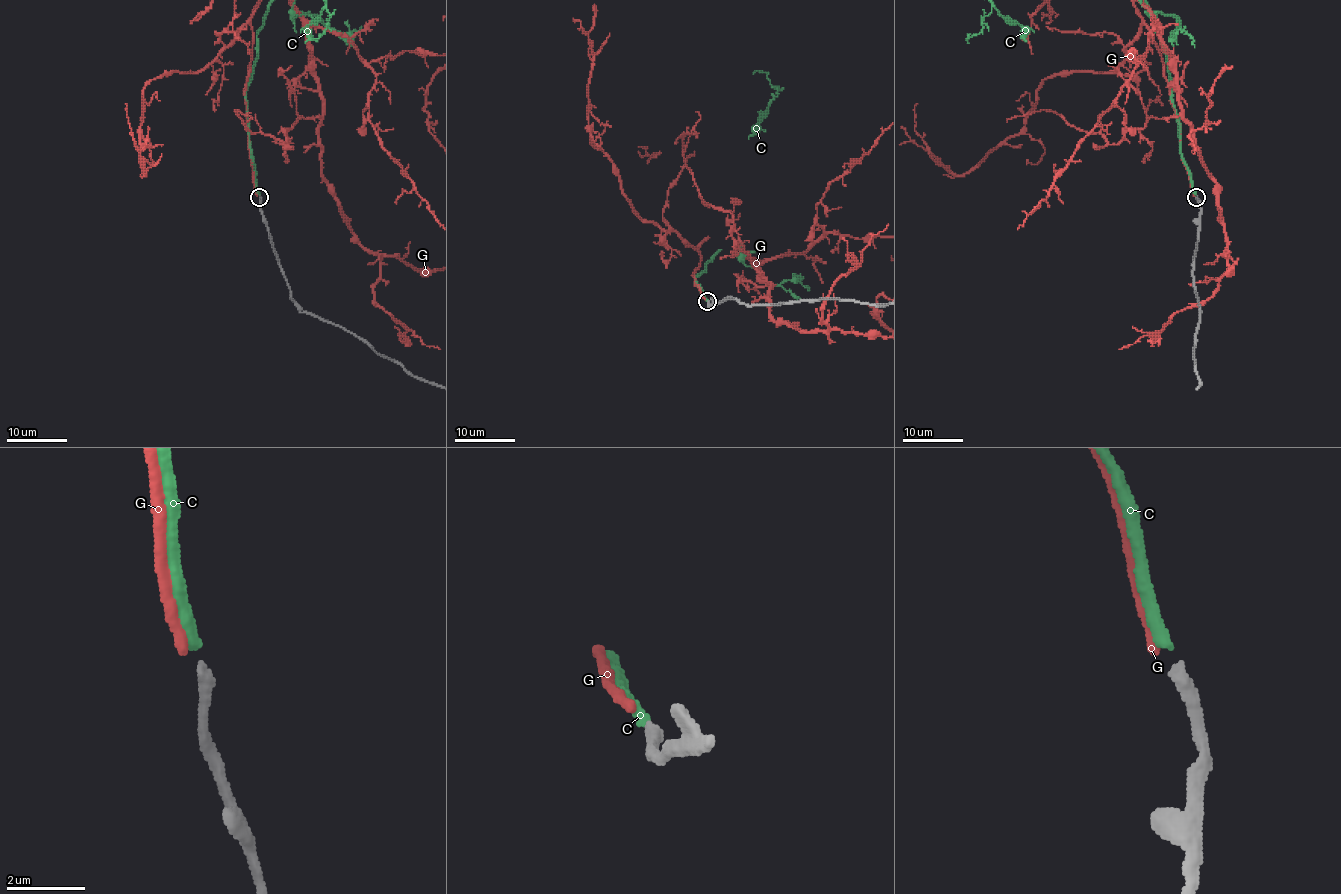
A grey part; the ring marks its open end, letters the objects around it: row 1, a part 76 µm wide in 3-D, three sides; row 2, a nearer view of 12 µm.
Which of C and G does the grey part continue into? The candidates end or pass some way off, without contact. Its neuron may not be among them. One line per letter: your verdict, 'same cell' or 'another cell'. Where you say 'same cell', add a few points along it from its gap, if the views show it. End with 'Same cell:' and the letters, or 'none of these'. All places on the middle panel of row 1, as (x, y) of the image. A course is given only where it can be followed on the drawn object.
C: same cell
G: another cell
Same cell: C

